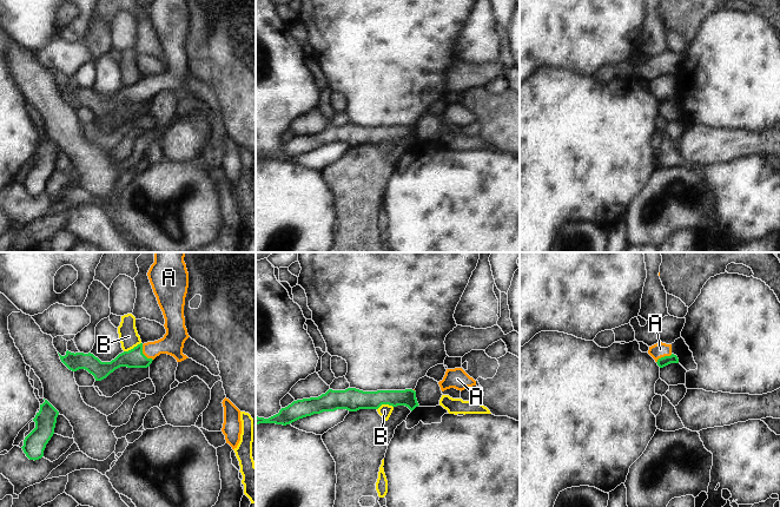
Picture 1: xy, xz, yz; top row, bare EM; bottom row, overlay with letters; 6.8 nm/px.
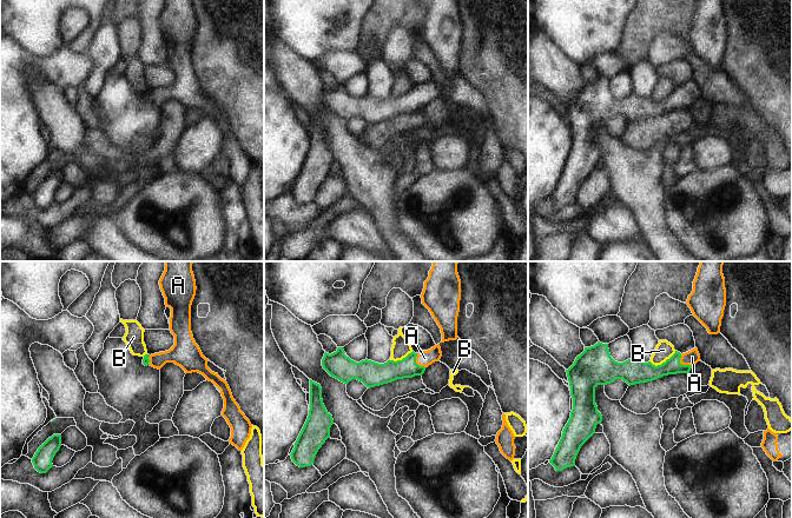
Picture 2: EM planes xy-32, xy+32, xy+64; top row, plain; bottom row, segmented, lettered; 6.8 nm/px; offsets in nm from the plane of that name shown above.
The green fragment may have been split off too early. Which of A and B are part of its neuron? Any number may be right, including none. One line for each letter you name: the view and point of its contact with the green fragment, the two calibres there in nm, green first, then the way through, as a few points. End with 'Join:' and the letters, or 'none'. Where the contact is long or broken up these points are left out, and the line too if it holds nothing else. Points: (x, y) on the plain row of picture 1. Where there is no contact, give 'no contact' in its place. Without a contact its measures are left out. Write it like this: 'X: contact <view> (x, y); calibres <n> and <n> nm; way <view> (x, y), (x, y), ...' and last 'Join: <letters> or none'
A: contact xy (143, 90); calibres 130 and 160 nm; way xy (134, 93), (143, 90), (172, 79)
Join: A

